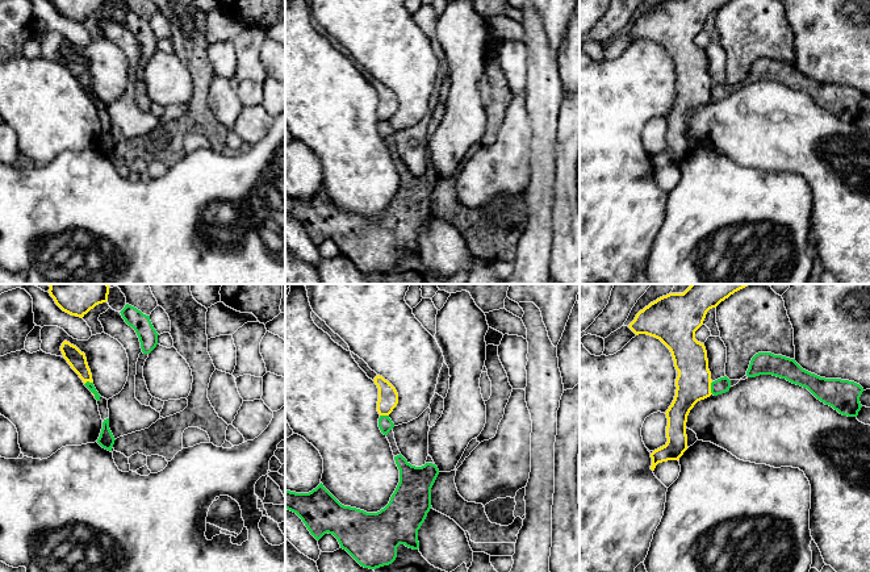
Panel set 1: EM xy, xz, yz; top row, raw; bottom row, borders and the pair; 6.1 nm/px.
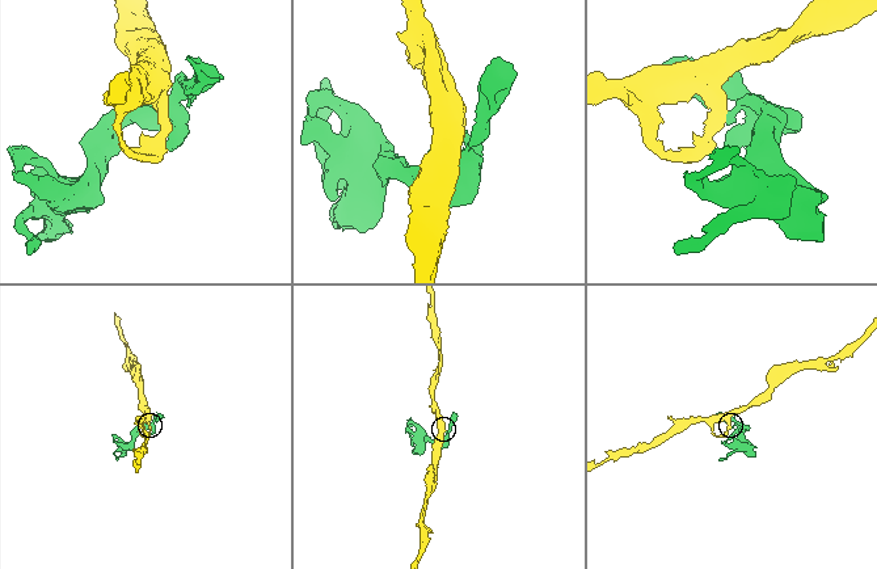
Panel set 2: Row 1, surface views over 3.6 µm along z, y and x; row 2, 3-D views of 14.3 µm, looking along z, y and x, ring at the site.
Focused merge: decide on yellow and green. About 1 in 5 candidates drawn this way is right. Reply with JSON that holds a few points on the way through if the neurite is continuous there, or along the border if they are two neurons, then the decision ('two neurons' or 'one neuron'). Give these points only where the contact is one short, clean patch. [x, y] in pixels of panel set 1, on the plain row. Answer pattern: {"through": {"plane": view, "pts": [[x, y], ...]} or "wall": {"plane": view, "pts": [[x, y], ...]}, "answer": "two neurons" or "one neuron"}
{"wall": {"plane": "yz", "pts": [[712, 87], [711, 99]]}, "answer": "two neurons"}

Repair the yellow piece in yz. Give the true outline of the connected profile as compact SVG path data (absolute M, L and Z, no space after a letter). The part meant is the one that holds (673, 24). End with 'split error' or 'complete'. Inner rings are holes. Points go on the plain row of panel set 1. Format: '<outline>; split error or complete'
M666 0L640 16L628 32L636 41L660 45L670 55L678 76L675 101L665 118L668 147L651 159L652 176L658 168L679 166L689 154L687 121L698 107L712 100L707 57L695 45L695 37L703 30L707 17L729 1Z; complete

